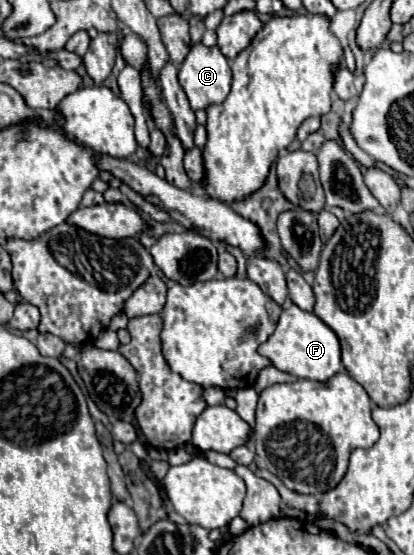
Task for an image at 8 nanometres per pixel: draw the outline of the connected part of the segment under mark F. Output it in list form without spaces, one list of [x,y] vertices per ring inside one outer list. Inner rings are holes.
[[[290,304],[282,310],[276,330],[264,344],[260,344],[258,352],[266,356],[272,362],[272,366],[276,366],[282,372],[318,382],[326,382],[342,368],[340,342],[336,334],[316,314],[304,312],[296,304]]]

